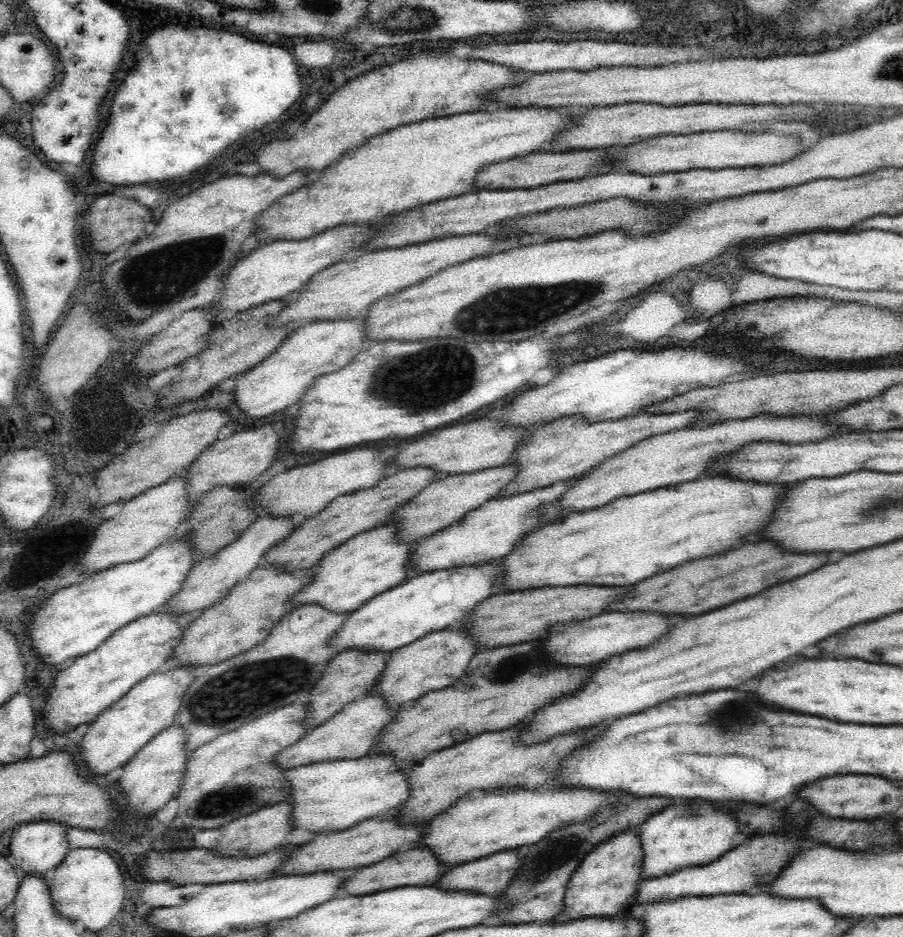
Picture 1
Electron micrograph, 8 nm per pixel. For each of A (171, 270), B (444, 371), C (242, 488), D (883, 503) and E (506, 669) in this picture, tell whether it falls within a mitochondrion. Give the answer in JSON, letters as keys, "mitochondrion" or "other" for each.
{"A":"mitochondrion","B":"mitochondrion","C":"other","D":"mitochondrion","E":"mitochondrion"}

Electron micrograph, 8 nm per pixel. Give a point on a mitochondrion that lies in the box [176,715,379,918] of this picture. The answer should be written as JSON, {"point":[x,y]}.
{"point":[233,798]}

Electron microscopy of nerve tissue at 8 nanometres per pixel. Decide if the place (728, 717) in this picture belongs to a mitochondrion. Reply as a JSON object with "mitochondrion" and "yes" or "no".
{"mitochondrion":"yes"}

